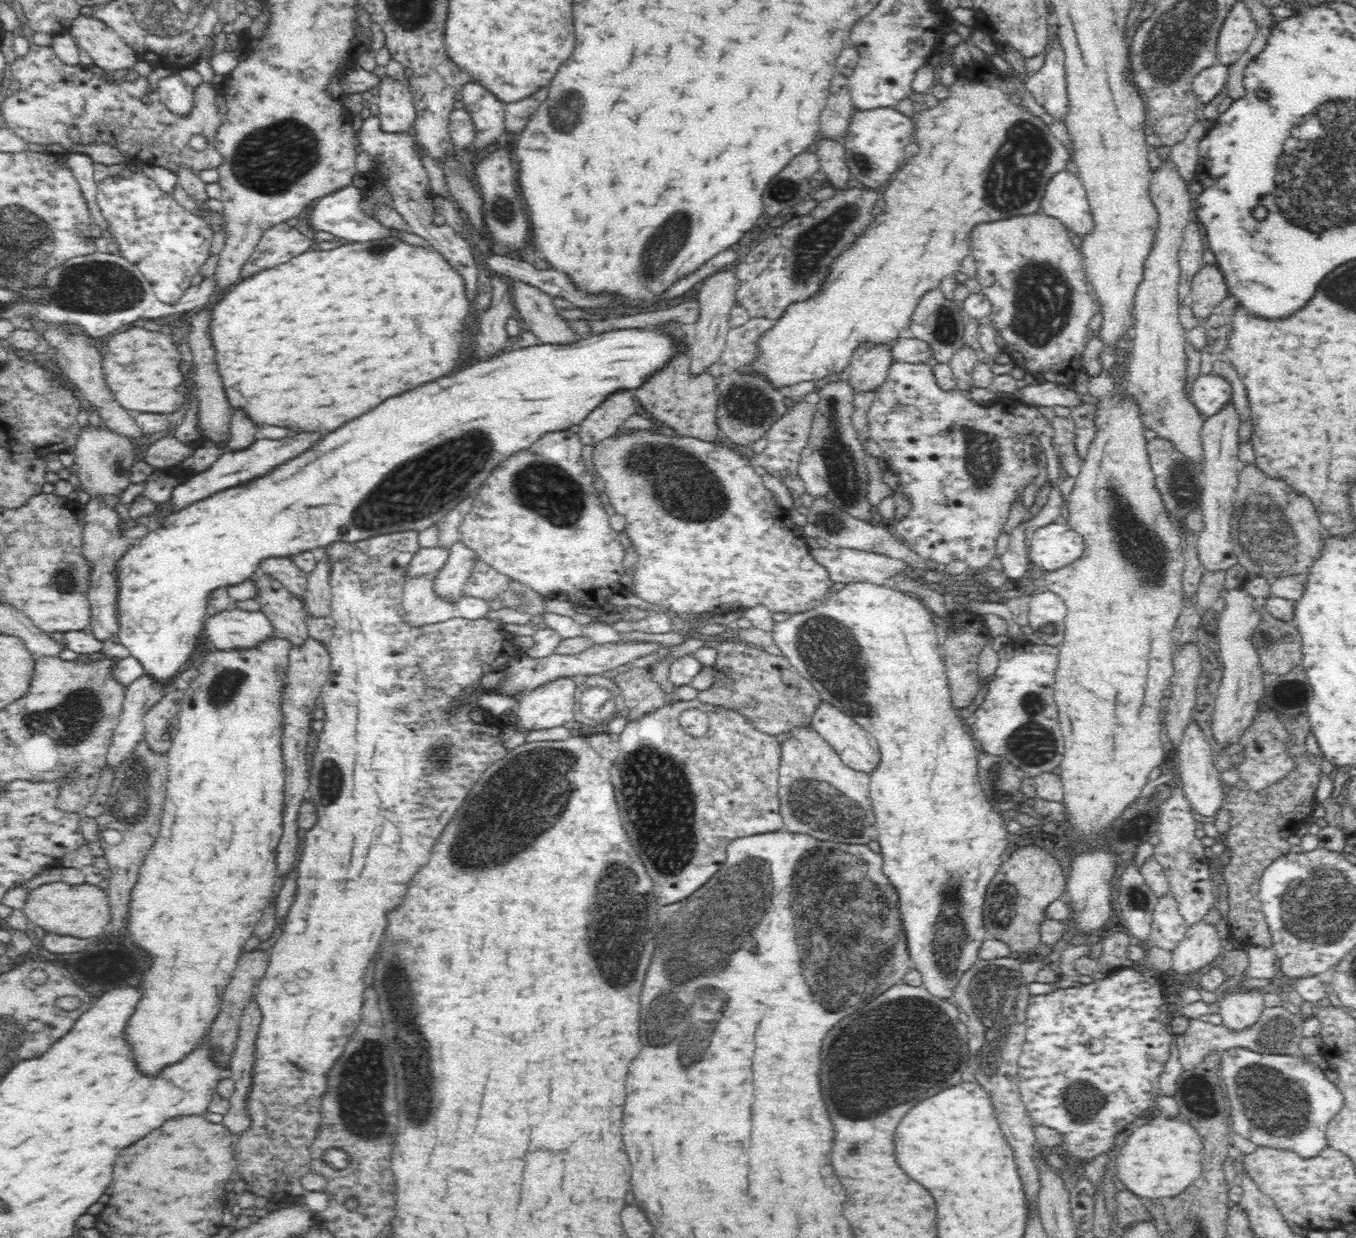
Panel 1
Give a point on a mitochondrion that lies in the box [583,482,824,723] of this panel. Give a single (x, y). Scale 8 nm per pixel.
(682, 509)

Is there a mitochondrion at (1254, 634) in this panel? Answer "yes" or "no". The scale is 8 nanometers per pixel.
no

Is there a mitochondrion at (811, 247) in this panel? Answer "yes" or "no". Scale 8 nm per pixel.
yes

